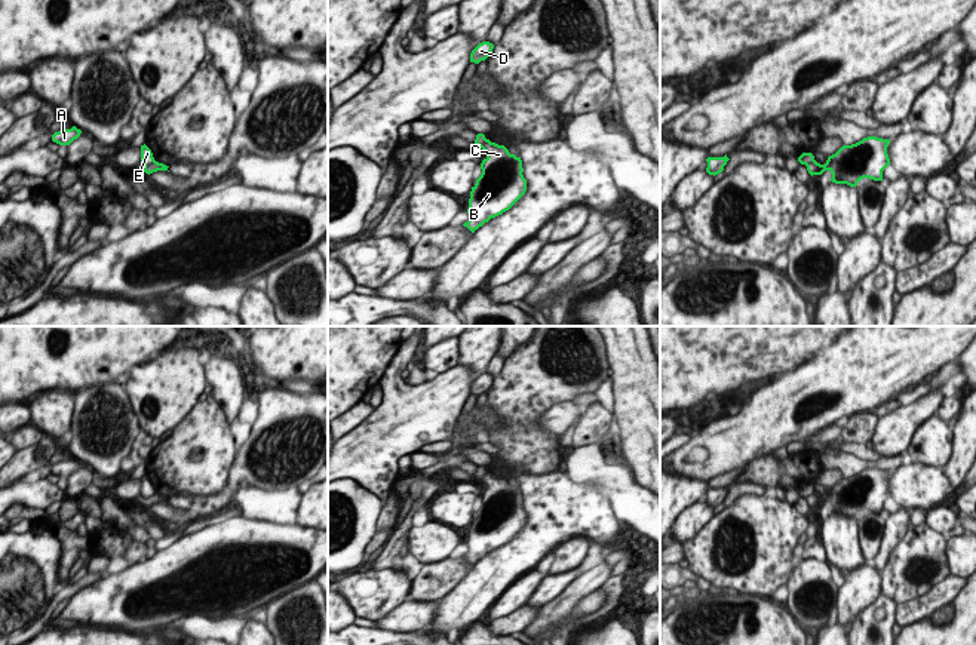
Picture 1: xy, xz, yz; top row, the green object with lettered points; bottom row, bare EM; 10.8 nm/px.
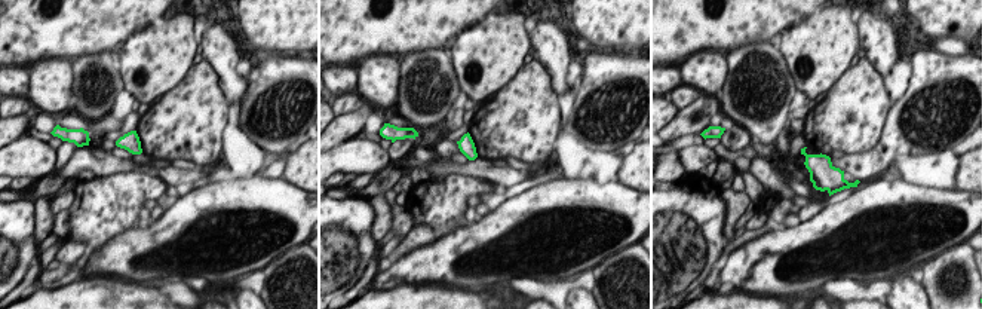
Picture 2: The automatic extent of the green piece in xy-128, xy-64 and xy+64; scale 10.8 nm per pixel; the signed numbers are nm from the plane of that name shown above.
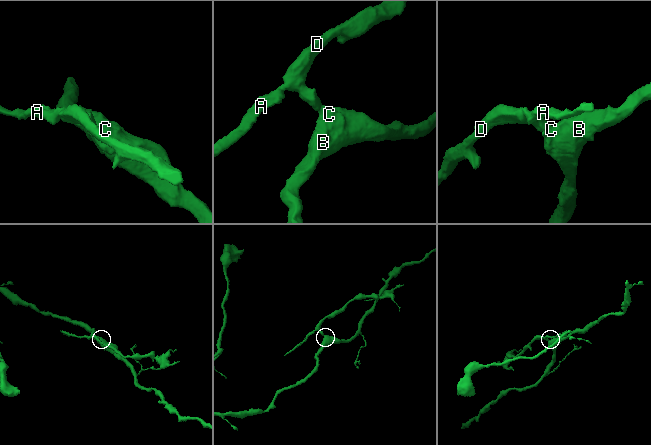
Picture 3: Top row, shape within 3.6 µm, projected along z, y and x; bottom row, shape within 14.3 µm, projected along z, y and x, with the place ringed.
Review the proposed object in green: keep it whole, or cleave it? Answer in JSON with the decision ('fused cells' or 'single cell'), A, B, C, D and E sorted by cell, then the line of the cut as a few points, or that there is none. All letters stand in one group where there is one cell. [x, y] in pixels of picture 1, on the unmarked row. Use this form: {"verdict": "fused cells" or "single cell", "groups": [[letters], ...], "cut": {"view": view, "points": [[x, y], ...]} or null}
{"verdict": "fused cells", "groups": [["A", "D", "E"], ["B", "C"]], "cut": {"view": "xy", "points": [[155, 493], [144, 498]]}}

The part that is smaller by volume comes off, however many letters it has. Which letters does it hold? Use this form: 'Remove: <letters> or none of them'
Remove: A, D, E

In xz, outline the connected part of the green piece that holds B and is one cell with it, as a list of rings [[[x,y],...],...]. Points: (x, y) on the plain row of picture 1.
[[[489,472],[481,480],[487,489],[481,495],[482,506],[470,523],[470,552],[463,556],[472,565],[509,543],[527,523],[521,489]]]

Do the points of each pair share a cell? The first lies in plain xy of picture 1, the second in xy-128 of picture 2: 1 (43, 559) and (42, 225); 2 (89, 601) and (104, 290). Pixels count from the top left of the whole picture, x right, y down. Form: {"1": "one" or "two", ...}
{"1": "two", "2": "two"}

